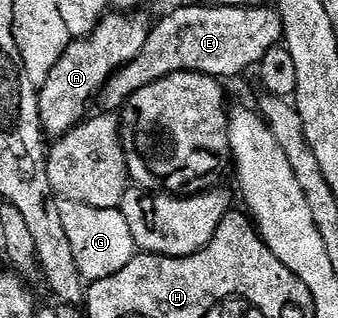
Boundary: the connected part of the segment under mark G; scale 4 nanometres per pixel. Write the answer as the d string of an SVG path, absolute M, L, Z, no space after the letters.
M60 201L59 211L61 224L65 224L69 244L73 247L77 268L88 283L105 280L105 276L121 272L121 268L125 268L125 264L129 264L129 260L135 258L137 247L133 240L133 232L129 232L129 224L125 224L122 209L106 210L93 208L89 204Z

